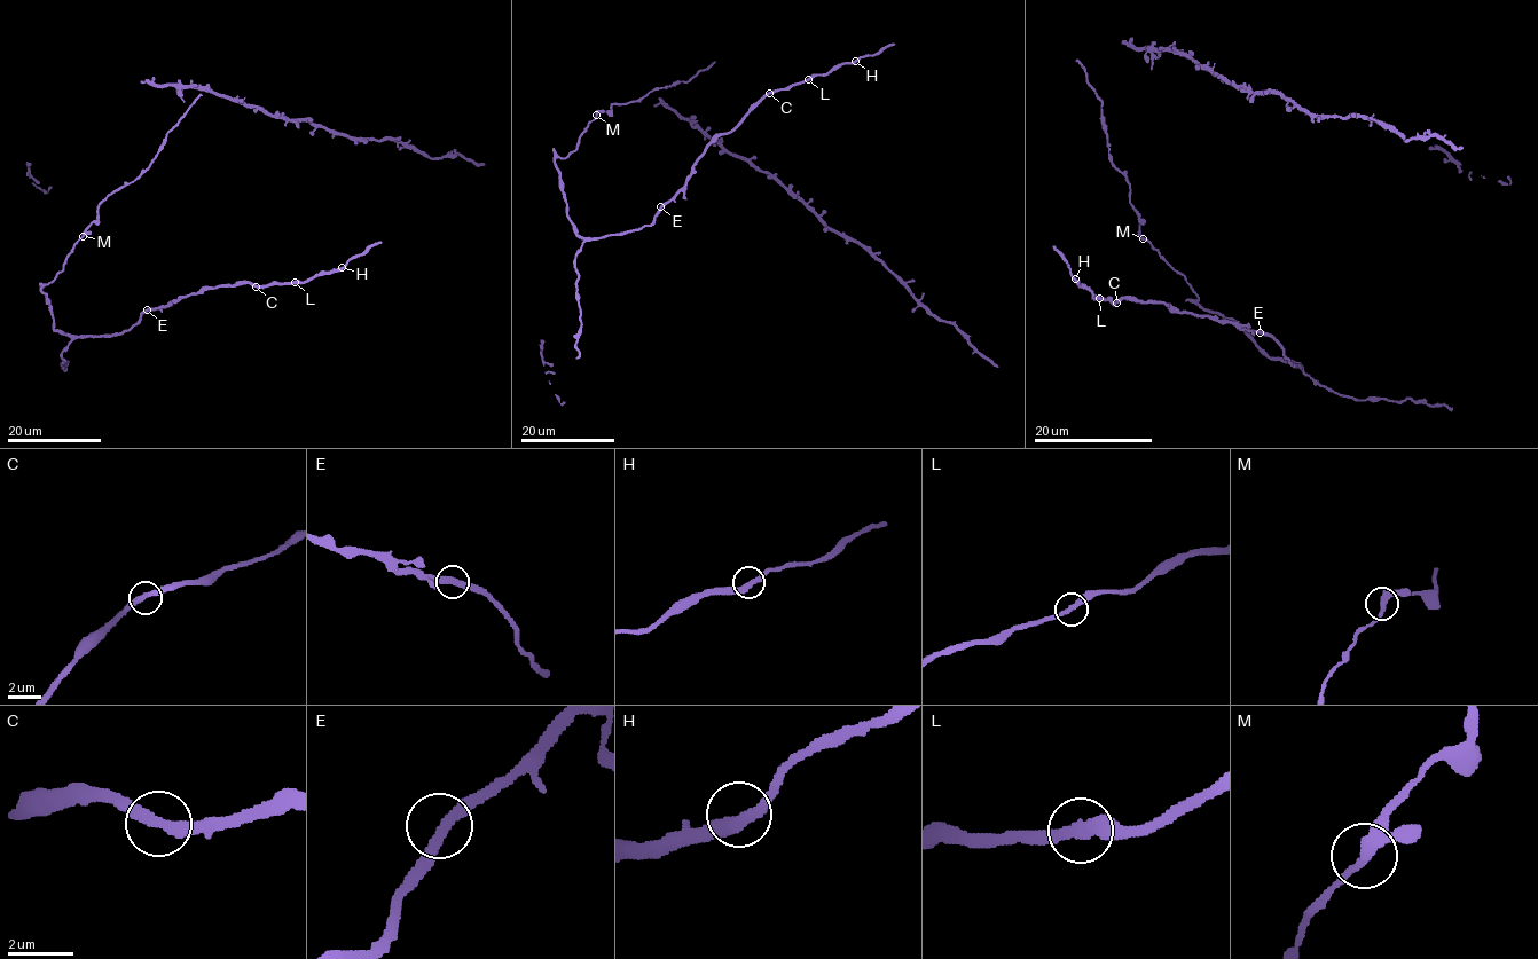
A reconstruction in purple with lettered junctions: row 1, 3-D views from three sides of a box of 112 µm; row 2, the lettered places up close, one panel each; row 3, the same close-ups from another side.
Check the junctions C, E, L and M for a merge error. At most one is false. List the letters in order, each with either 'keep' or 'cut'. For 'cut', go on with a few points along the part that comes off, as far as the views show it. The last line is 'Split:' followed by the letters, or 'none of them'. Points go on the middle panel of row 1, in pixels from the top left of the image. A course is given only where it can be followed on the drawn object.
C: keep
E: keep
L: keep
M: keep
Split: none of them

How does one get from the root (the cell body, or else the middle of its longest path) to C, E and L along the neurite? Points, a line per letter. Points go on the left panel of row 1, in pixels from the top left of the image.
C: (91, 225), (41, 288), (53, 328), (70, 336), (124, 333), (143, 312), (181, 297), (256, 287)
E: (91, 225), (76, 243), (62, 269), (41, 288), (53, 328), (77, 337), (108, 337), (128, 330), (147, 309)
L: (91, 225), (62, 269), (41, 288), (53, 328), (70, 336), (124, 333), (143, 312), (206, 289), (295, 283)

